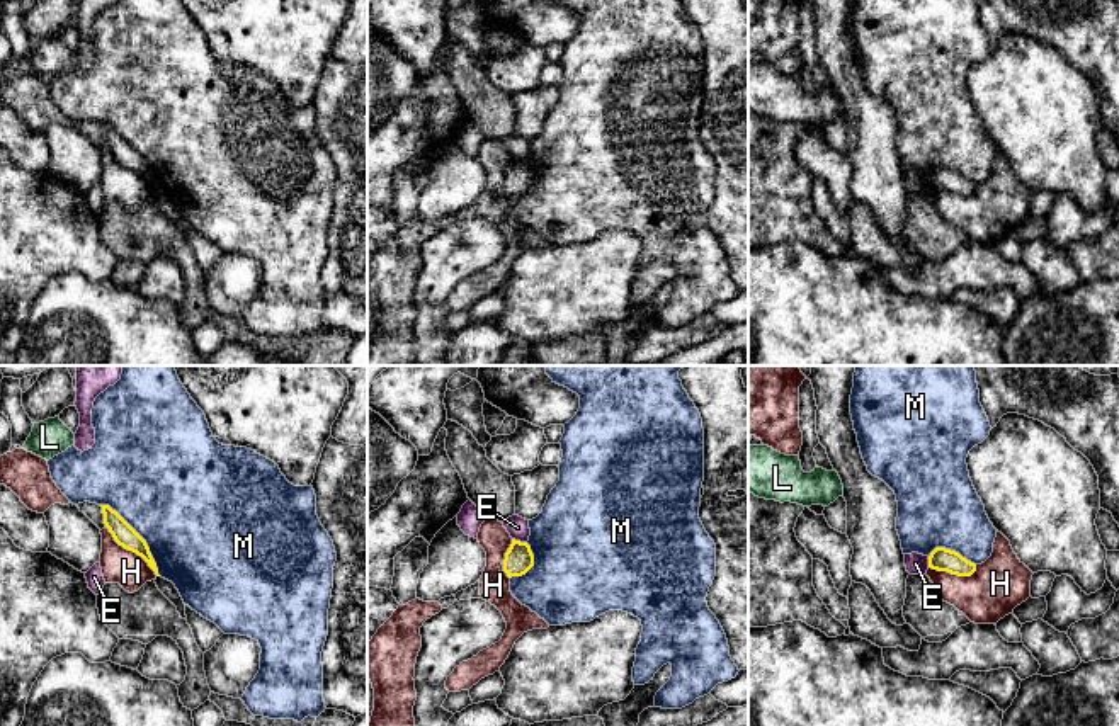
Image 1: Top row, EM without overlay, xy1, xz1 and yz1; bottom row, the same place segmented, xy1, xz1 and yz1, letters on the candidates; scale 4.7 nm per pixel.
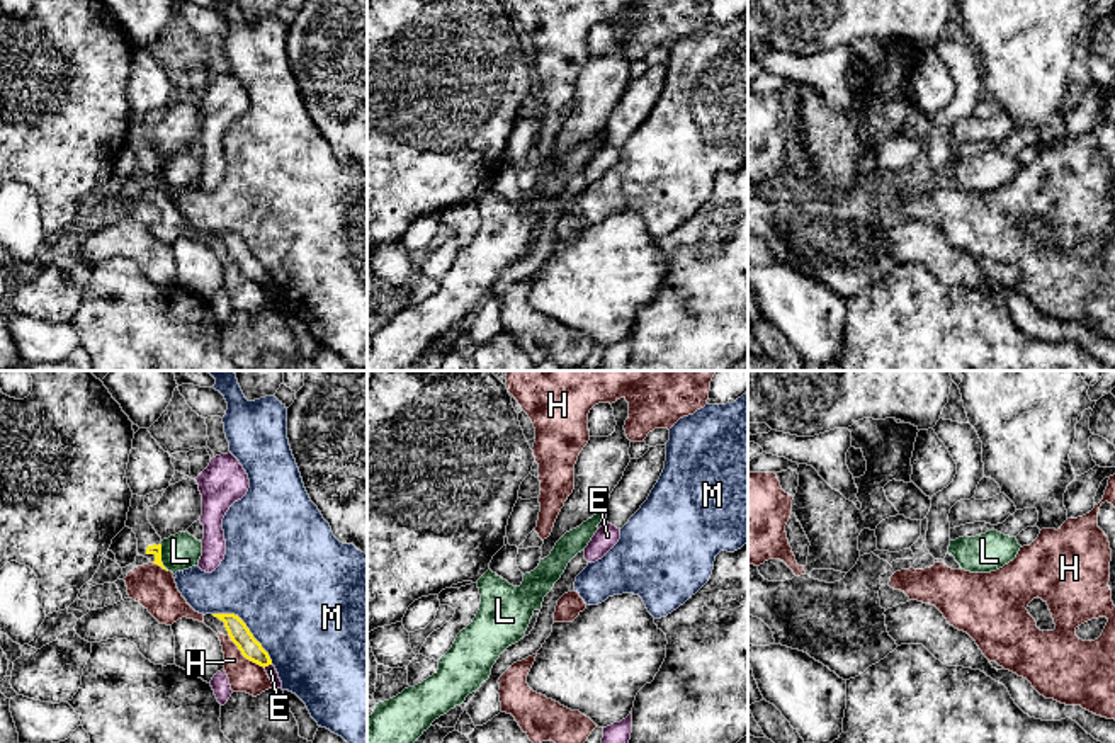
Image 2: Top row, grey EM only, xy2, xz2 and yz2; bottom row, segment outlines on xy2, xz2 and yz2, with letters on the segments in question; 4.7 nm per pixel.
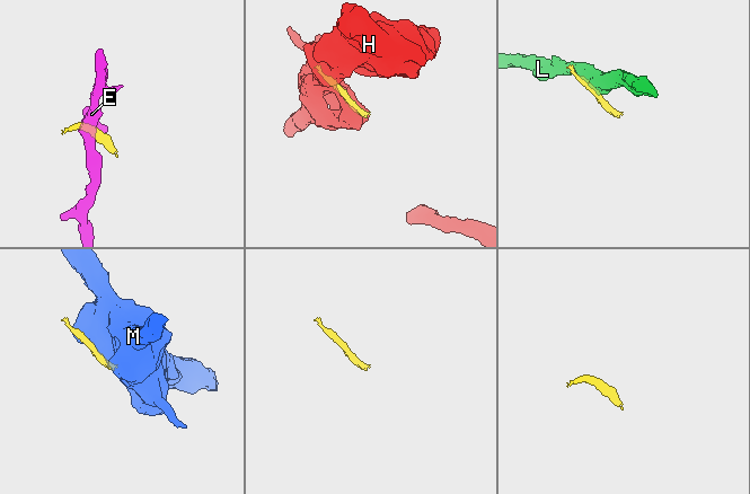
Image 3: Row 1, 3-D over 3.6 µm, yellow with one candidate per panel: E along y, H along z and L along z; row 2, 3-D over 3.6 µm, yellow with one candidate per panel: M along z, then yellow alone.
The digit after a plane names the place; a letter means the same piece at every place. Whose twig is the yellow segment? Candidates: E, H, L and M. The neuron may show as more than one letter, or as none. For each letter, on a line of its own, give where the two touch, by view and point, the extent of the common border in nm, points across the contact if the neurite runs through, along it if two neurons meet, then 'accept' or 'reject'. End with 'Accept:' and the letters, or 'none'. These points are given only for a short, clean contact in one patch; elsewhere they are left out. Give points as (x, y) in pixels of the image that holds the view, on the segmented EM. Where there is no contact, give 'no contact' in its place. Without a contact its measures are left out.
E: xz1 (519, 541) | 80 nm | reject
H: xy1 (130, 550) | 340 nm | reject
L: xy2 (160, 558) | 130 nm | along xy2 (160, 544), (160, 561), (169, 570) | reject
M: xy1 (140, 536) | 440 nm | reject
Accept: none

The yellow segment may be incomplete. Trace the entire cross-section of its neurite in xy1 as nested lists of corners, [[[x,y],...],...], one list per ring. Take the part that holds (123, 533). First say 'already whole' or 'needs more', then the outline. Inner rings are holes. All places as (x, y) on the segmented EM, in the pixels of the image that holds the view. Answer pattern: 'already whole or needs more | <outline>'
already whole | [[[100,505],[104,513],[104,524],[112,534],[114,541],[128,551],[141,556],[148,566],[158,575],[156,563],[150,553],[146,541],[109,505]]]

